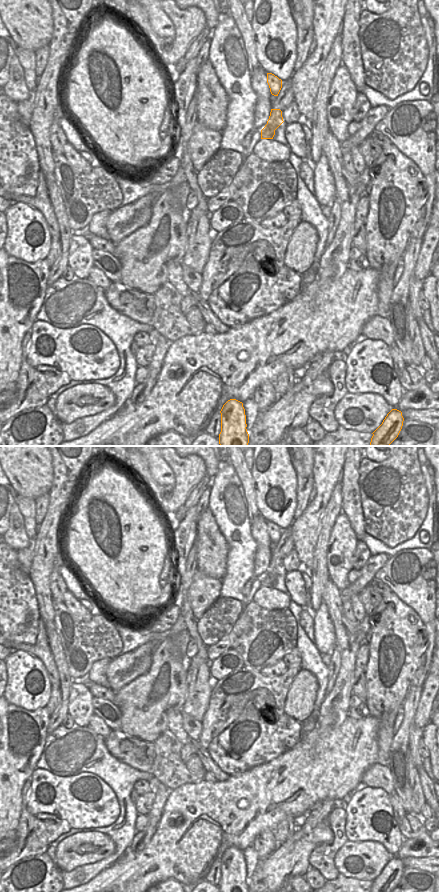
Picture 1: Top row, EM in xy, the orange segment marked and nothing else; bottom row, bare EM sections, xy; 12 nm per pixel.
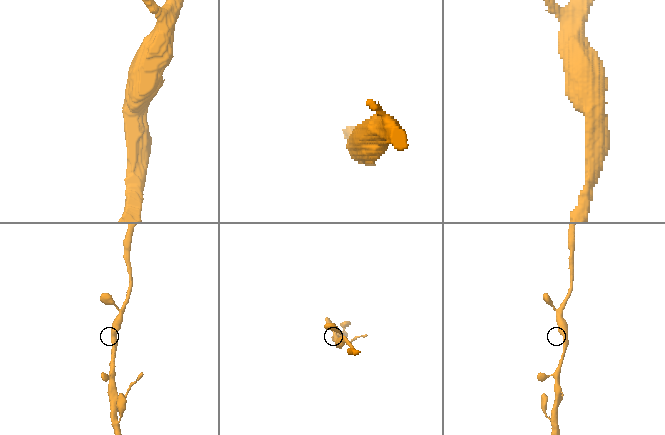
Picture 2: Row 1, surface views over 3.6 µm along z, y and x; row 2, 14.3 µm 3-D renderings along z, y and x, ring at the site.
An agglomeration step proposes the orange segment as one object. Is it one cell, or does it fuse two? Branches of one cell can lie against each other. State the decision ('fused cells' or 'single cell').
single cell

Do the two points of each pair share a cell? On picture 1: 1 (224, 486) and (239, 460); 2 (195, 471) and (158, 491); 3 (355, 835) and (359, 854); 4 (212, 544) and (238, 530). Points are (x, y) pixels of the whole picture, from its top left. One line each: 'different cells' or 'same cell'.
1: different cells
2: same cell
3: different cells
4: different cells

